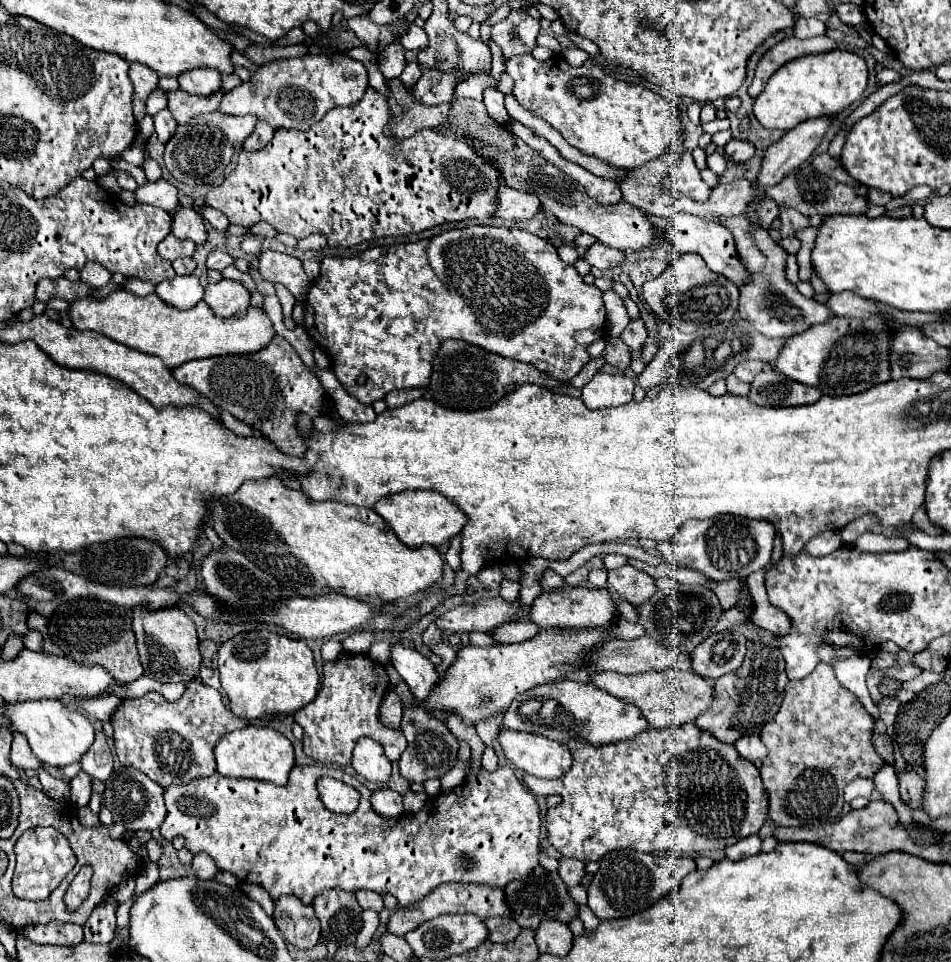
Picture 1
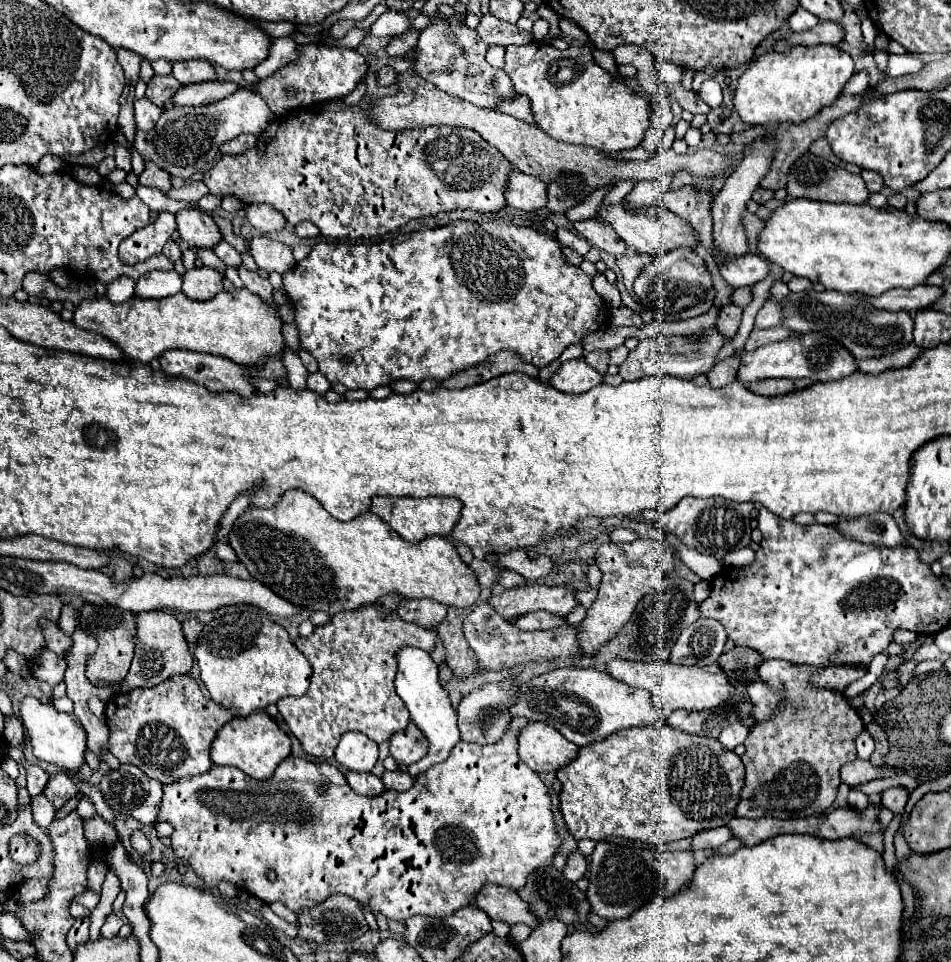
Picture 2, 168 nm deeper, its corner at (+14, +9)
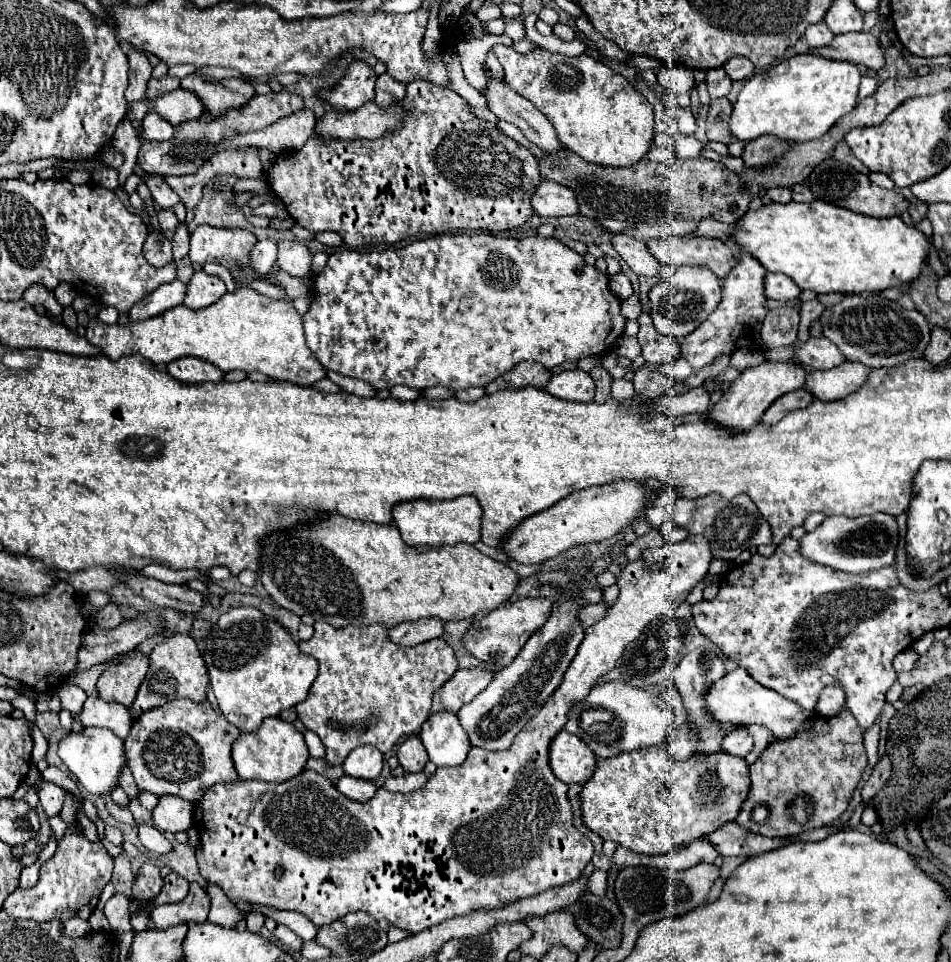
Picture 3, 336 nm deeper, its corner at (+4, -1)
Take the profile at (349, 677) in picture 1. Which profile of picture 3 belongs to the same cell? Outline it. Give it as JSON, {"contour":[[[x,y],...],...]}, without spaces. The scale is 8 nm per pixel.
{"contour":[[[316,622],[314,636],[306,642],[300,642],[300,650],[308,656],[314,656],[320,668],[308,698],[296,706],[296,712],[298,718],[304,722],[304,726],[316,732],[318,738],[322,740],[326,748],[324,760],[330,766],[342,764],[354,748],[364,744],[372,744],[380,752],[388,754],[396,746],[396,742],[420,730],[420,726],[426,722],[430,714],[434,690],[438,690],[444,682],[448,682],[452,674],[458,670],[456,654],[444,638],[436,638],[418,646],[402,646],[394,644],[388,638],[386,626],[380,622],[368,626],[344,626],[344,628],[334,628],[326,622]]]}

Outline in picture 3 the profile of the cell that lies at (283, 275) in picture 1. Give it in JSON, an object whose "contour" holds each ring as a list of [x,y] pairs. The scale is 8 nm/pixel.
{"contour":[[[282,240],[278,242],[278,258],[276,258],[276,266],[296,278],[304,278],[310,274],[310,260],[312,254],[308,252],[308,248],[300,242],[288,242]]]}

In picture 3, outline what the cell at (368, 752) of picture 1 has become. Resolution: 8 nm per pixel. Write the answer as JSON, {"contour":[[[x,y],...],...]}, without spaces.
{"contour":[[[360,746],[348,754],[342,768],[348,776],[376,780],[384,766],[384,754],[376,746]]]}

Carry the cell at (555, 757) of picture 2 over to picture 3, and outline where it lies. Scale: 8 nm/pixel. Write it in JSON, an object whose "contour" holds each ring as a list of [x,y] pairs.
{"contour":[[[560,730],[550,742],[550,768],[560,782],[582,784],[594,774],[594,752],[574,734]]]}

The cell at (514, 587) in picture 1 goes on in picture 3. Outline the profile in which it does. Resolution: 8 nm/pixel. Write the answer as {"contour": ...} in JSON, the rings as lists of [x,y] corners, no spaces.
{"contour":[[[486,668],[456,670],[456,674],[442,686],[444,710],[458,712],[476,694],[486,690],[492,680],[494,680],[494,674],[490,670],[486,670]]]}

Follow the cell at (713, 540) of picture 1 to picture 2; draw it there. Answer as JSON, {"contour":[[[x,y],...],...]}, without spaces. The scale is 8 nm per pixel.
{"contour":[[[686,496],[668,512],[660,512],[658,520],[662,524],[666,524],[686,546],[690,546],[702,554],[710,554],[720,560],[726,552],[750,546],[750,542],[752,542],[750,540],[750,534],[752,534],[750,512],[752,512],[752,508],[754,508],[752,502],[728,502],[724,498],[702,500],[702,498]]]}

